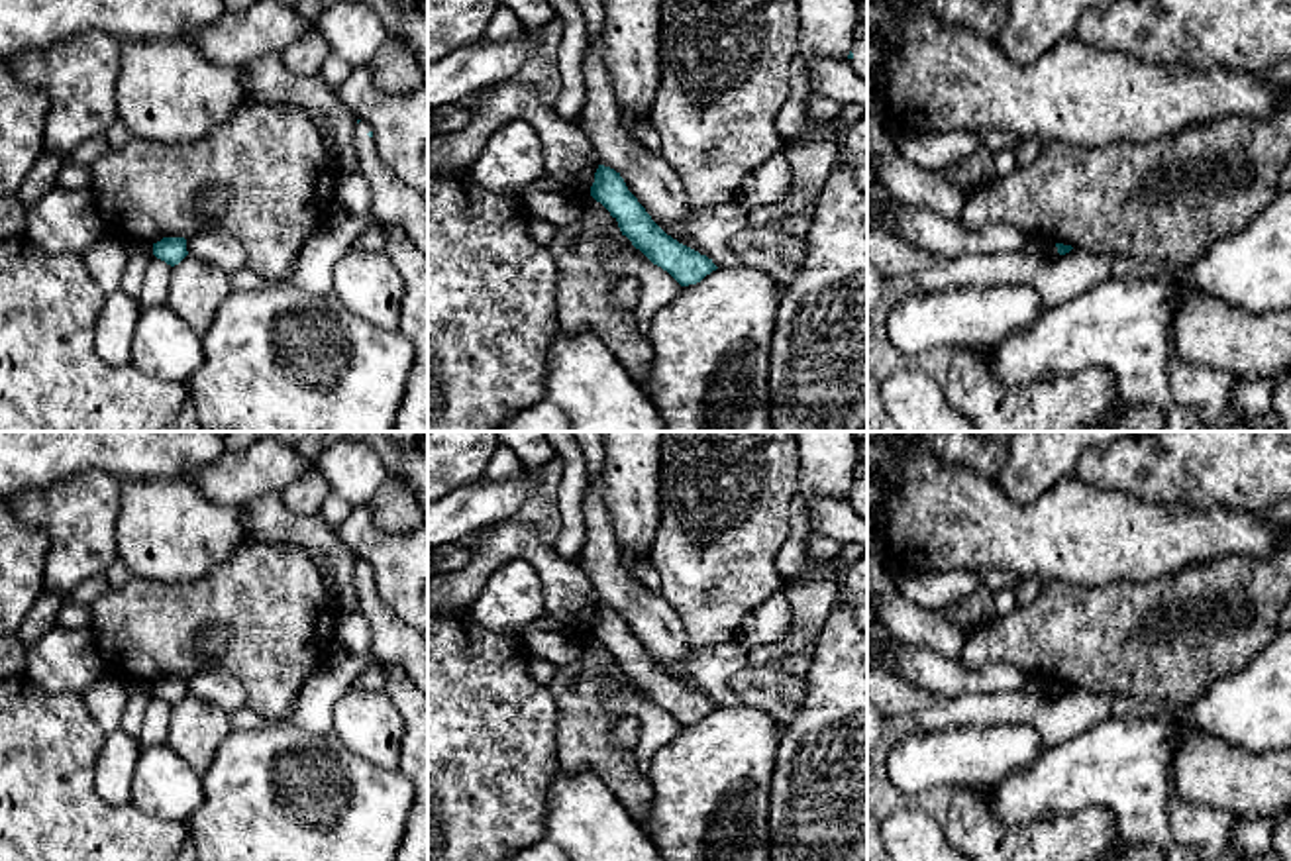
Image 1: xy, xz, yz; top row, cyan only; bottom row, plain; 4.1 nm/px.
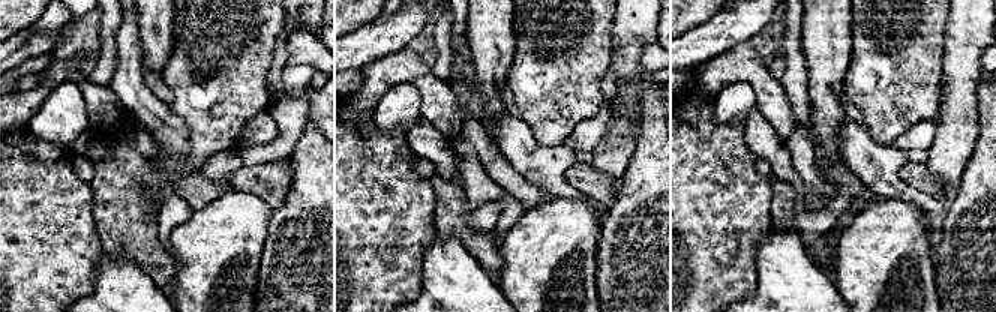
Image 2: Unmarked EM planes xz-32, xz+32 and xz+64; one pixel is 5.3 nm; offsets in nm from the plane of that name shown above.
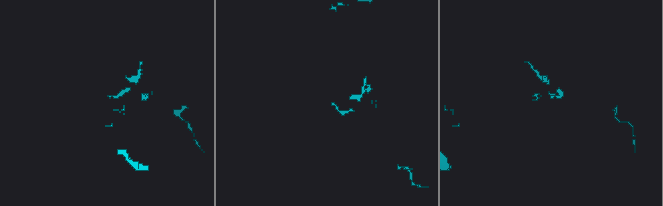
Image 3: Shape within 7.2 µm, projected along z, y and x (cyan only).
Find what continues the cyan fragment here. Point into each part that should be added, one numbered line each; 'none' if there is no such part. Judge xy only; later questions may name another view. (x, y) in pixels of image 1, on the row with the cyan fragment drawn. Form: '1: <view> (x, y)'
1: xy (395, 202)

